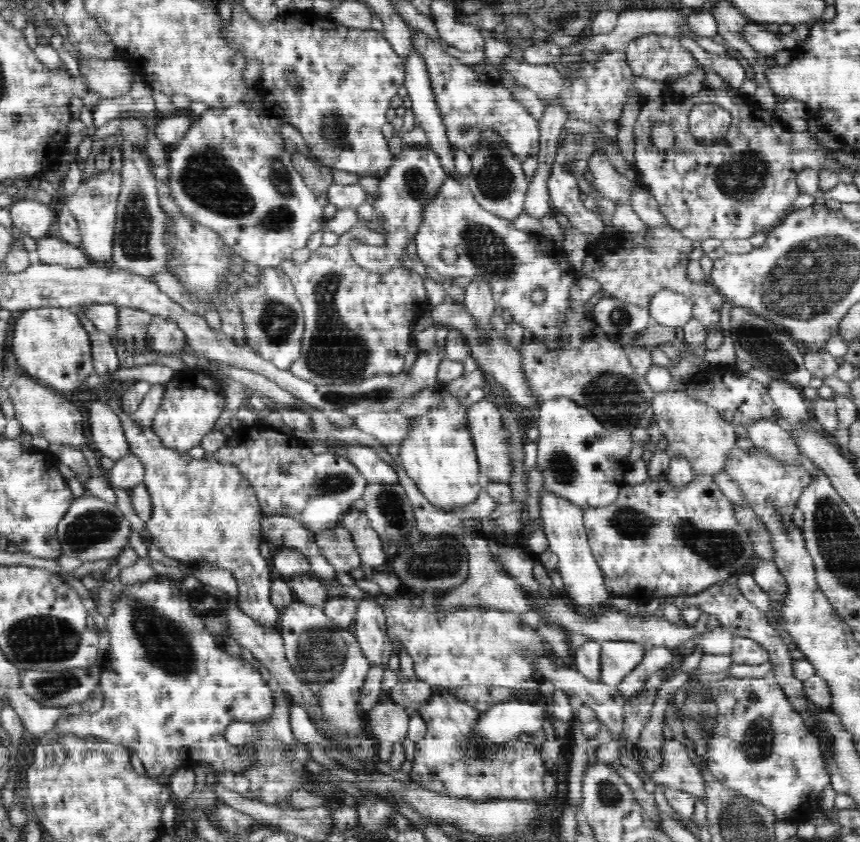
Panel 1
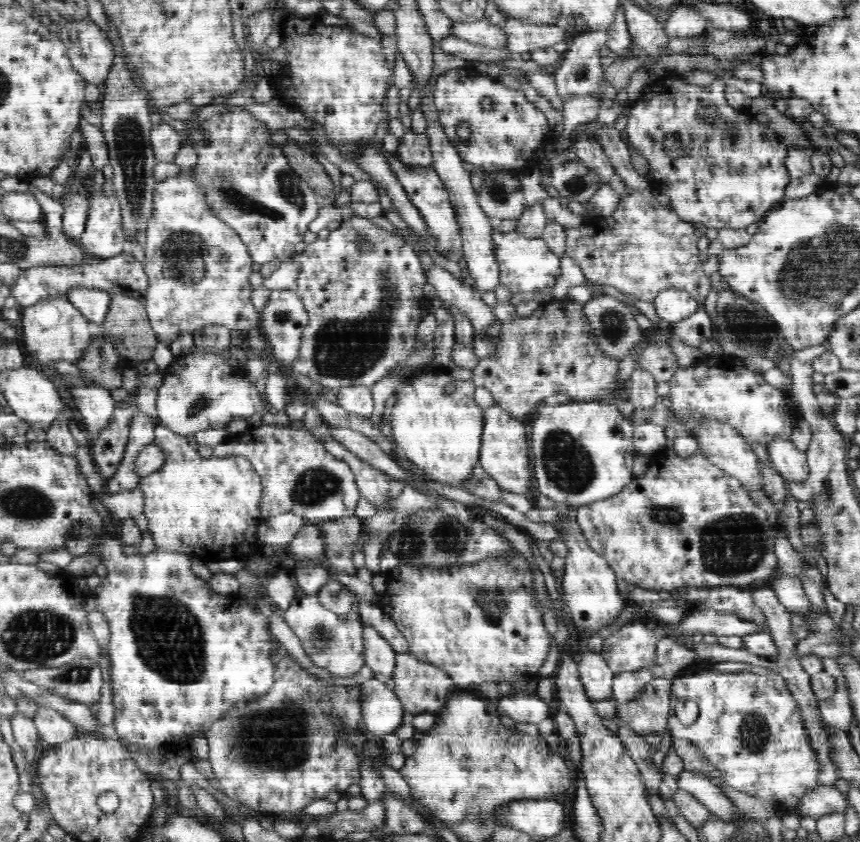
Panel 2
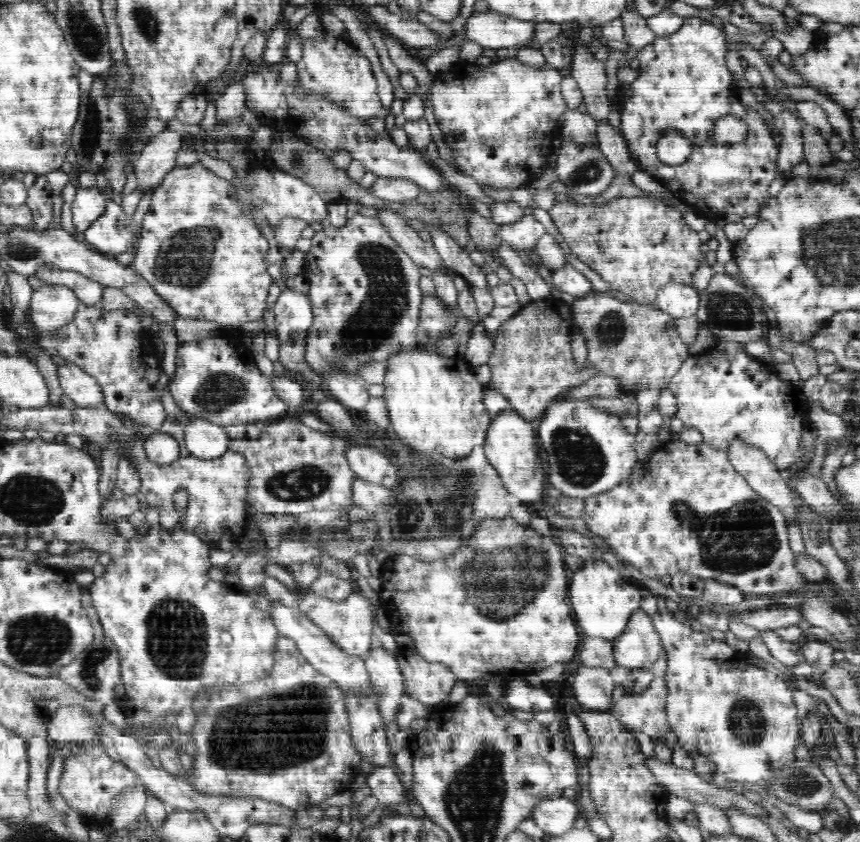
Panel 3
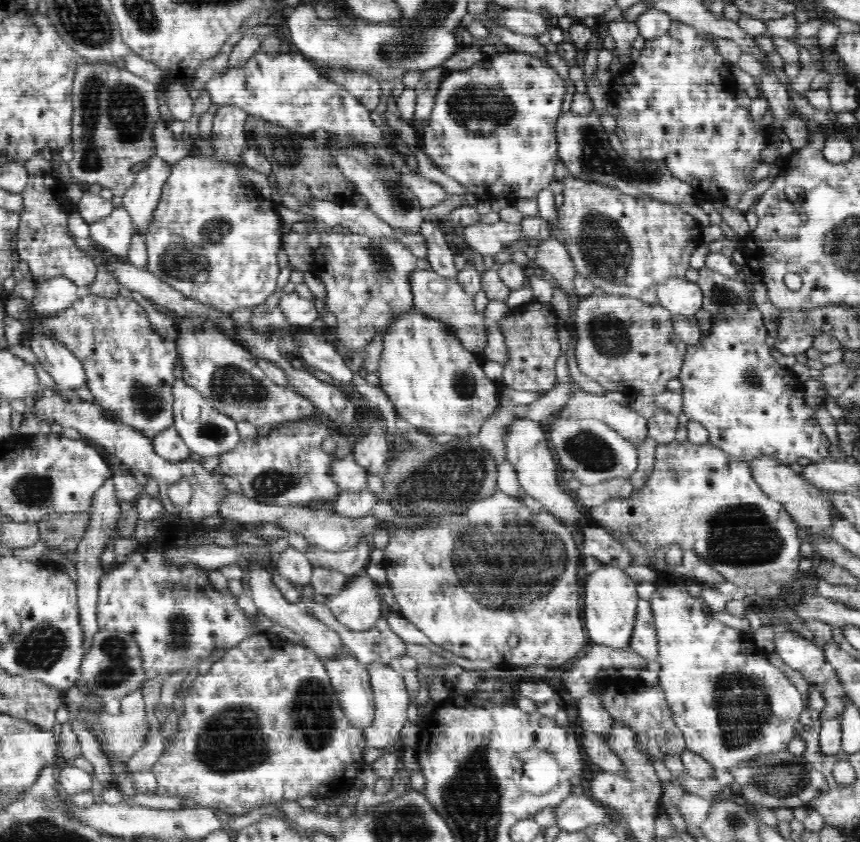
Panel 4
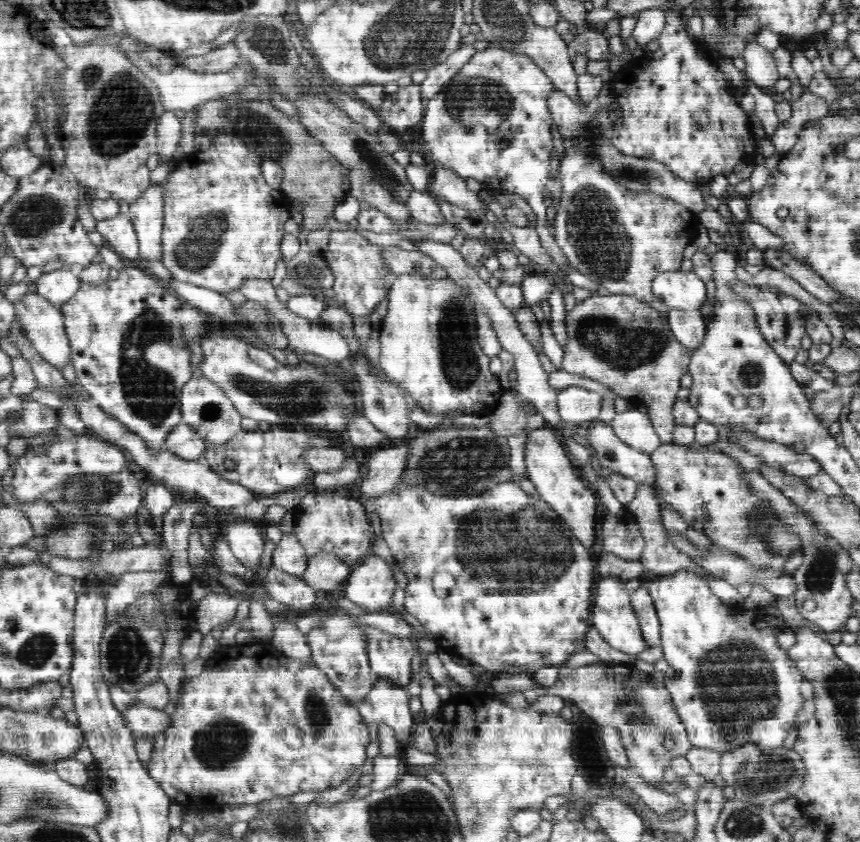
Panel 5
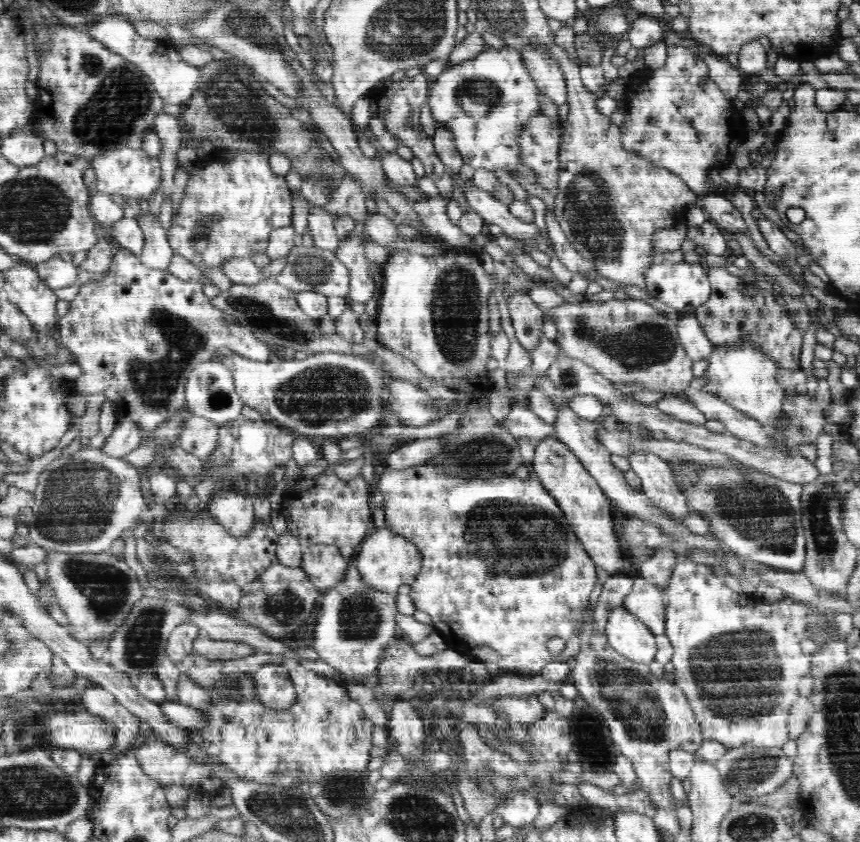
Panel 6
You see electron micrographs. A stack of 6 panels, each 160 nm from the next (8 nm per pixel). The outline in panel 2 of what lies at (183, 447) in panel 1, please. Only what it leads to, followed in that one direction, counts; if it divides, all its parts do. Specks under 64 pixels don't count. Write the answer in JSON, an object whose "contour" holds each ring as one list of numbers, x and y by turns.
{"contour":[[194,352,188,358,176,358,164,371,162,385,157,389,157,417,160,424,182,436,192,436,200,429,226,428,234,418,248,418,258,410,268,410,256,388,240,374,234,374,238,370,226,364,222,354]]}

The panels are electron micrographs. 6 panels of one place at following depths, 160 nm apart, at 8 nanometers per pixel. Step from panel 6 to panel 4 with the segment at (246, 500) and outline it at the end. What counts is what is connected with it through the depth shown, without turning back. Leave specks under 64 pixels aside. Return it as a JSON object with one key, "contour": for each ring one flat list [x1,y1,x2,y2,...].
{"contour":[[256,562,250,564,248,580,249,592,256,607,259,609,259,613,272,620,274,625,278,624,296,633,302,641,302,645,306,646,306,649,312,649,314,654,317,654,318,661,326,662,326,660,332,660,332,657,342,654,342,650,345,647,340,636,332,628,329,628,313,615,307,613,303,606,286,601,282,593,276,588,271,576,268,576,268,572,264,568,260,568]]}

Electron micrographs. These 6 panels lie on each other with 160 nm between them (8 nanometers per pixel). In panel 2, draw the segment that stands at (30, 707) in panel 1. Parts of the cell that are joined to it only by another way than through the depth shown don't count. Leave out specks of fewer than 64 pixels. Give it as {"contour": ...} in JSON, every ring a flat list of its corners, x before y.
{"contour":[[39,707,32,718,40,739,46,741,49,746,70,742,79,735,75,729,76,724,72,724,52,708]]}

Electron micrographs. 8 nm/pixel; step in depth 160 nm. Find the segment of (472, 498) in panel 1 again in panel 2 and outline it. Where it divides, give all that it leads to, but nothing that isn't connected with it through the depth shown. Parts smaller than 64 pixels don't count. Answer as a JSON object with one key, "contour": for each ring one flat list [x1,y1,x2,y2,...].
{"contour":[[424,370,416,376,410,376,398,388,398,402,392,409,394,414,391,420,394,443,430,481,463,488,462,484,472,476,472,470,479,462,485,414,474,400,476,387,472,381,464,382,460,377,454,378,454,374,428,374,428,370]]}

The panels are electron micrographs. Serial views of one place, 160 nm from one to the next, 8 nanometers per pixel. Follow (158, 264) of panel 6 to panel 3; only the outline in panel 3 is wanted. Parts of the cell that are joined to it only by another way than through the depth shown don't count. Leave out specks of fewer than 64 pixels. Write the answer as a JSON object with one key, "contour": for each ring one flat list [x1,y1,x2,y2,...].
{"contour":[[169,129,154,138,149,138,138,161,134,161,134,173,138,189,144,194,153,194,164,182,177,162,177,153,182,149,182,135]]}

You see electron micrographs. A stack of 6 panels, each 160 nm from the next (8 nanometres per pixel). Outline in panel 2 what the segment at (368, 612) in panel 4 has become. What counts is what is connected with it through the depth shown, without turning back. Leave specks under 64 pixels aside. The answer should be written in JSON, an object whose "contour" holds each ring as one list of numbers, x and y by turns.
{"contour":[[299,595,288,608,281,612,288,626,300,639,302,650,312,660,312,664,327,670,333,677,352,677,365,665,363,640,365,625,361,620,359,606,355,602,351,612,338,614,321,604,316,595]]}

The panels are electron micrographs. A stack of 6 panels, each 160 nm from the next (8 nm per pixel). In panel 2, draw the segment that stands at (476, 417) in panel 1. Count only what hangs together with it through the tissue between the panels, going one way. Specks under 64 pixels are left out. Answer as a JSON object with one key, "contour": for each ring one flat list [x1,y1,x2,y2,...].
{"contour":[[496,404,484,410,481,451,479,464,499,485,500,488,514,494,526,494,530,486,530,448,526,438,526,426,520,419]]}

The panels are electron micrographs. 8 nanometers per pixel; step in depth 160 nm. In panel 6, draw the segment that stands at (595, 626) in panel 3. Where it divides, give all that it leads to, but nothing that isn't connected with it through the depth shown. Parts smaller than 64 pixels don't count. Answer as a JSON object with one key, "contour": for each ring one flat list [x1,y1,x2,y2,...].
{"contour":[[623,606,610,610,605,632,610,647,639,666,655,661,655,635]]}

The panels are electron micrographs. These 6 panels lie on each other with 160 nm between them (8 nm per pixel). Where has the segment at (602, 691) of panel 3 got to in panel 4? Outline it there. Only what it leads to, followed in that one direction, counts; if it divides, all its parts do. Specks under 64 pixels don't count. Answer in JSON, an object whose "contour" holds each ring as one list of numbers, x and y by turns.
{"contour":[[592,694,577,700,577,707,579,710,579,722,584,731,590,731,600,736,606,741,609,730,611,729,613,720,607,714,606,707,602,706,599,696]]}

